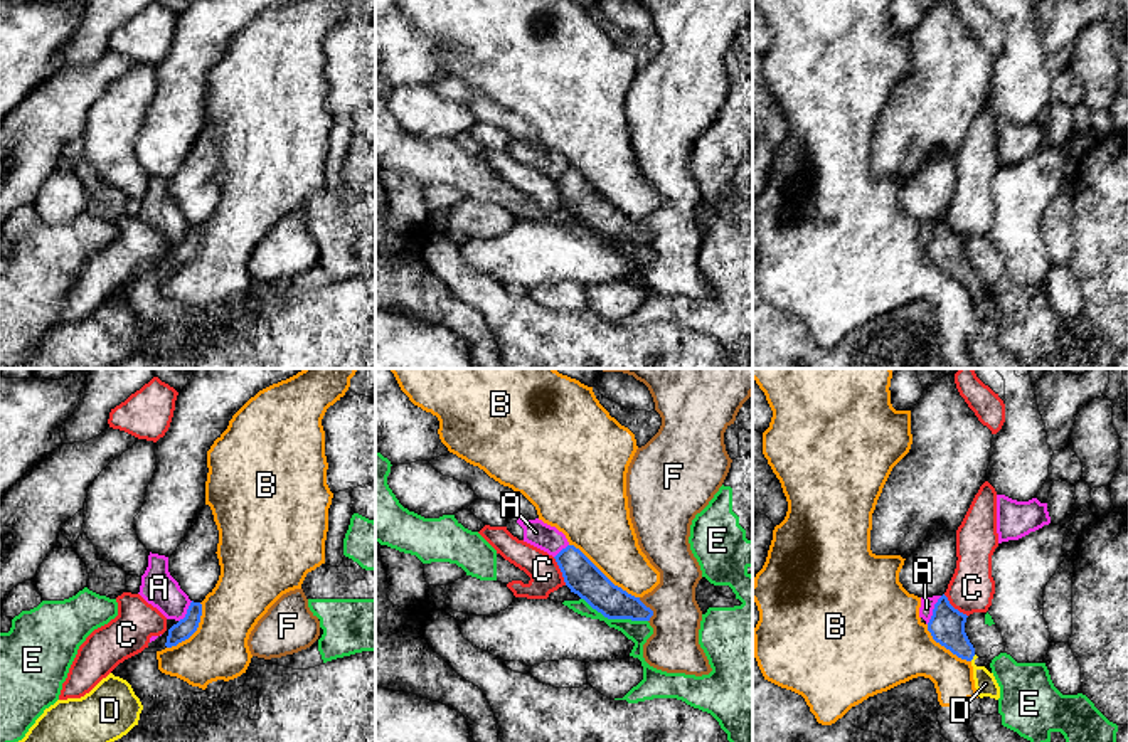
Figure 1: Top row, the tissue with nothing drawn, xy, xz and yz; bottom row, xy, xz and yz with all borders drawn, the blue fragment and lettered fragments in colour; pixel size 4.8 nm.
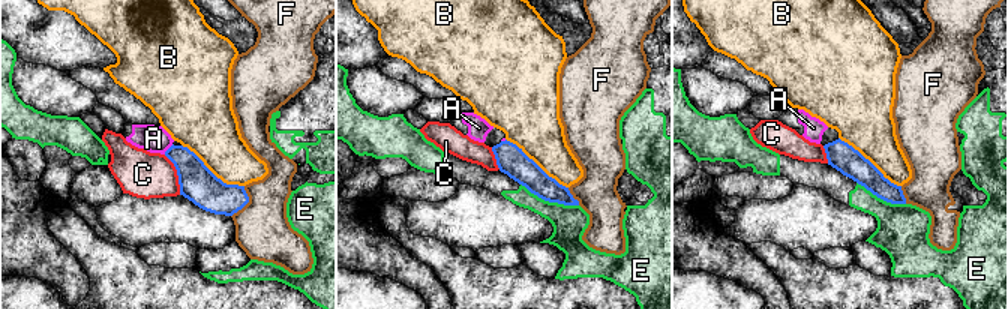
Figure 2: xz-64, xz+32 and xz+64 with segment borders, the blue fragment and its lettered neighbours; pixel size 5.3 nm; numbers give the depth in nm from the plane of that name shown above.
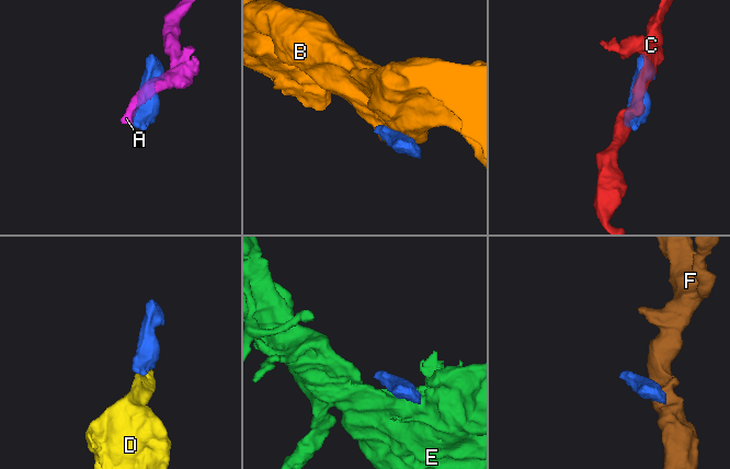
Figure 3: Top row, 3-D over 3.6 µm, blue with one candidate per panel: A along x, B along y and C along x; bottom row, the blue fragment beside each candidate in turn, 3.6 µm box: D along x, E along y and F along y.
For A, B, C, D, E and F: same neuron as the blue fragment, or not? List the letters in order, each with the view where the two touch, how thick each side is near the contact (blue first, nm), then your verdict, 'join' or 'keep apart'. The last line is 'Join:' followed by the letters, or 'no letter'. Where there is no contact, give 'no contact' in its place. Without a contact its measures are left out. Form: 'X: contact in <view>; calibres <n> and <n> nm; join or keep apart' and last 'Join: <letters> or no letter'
A: contact in yz; calibres 170 and 70 nm; keep apart
B: contact in xz; calibres 170 and 300 nm; keep apart
C: contact in xz; calibres 170 and 150 nm; keep apart
D: contact in yz; calibres 170 and 110 nm; join
E: contact in xz; calibres 170 and 110 nm; keep apart
F: contact in xz; calibres 160 and 240 nm; keep apart
Join: D

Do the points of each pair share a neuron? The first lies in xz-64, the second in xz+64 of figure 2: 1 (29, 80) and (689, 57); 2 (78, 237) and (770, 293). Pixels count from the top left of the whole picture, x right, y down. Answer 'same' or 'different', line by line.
1: different
2: different

